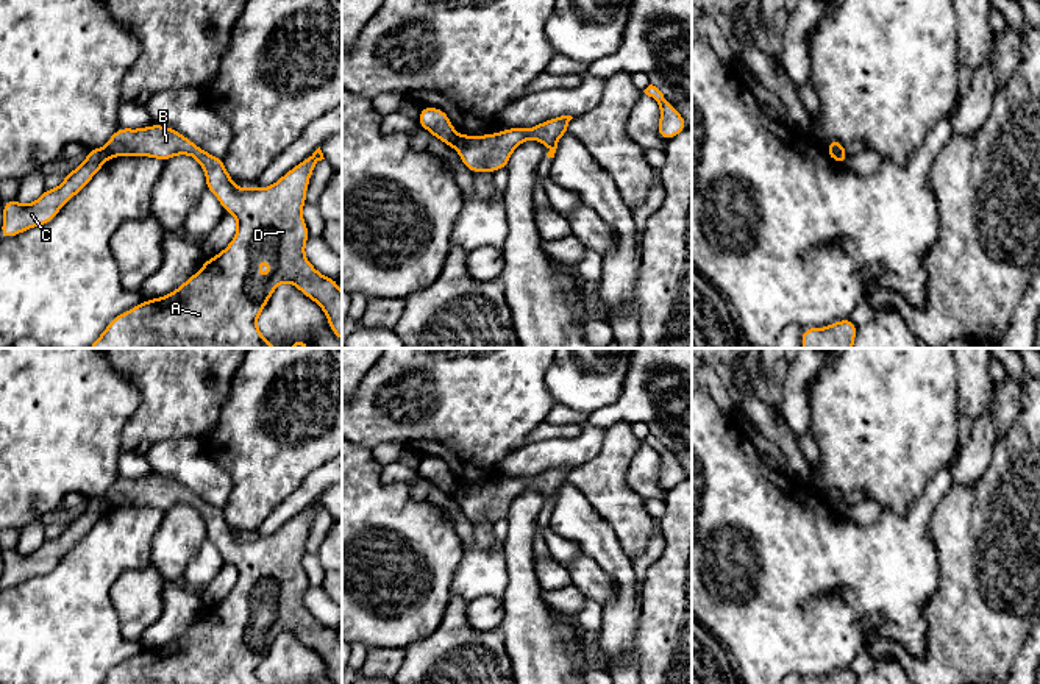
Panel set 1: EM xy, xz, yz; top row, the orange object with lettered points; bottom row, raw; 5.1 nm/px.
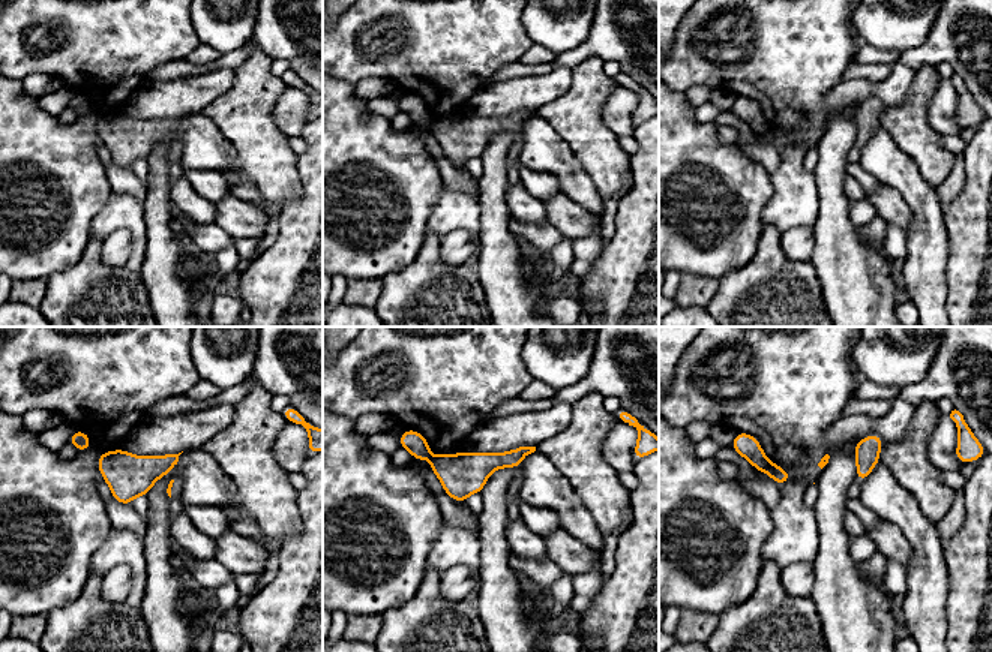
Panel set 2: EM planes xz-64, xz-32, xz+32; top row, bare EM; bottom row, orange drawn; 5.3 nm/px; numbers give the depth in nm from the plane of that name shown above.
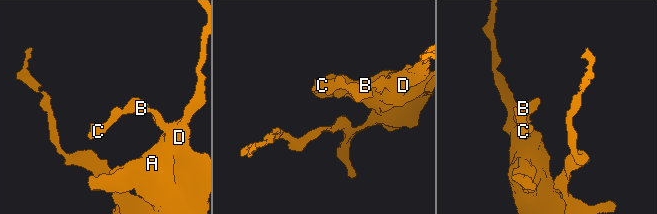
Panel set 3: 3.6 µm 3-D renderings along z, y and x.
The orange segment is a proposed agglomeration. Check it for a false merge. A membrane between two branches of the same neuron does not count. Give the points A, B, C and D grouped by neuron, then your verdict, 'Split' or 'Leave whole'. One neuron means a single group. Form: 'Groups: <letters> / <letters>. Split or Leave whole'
Groups: A B D / C. Split

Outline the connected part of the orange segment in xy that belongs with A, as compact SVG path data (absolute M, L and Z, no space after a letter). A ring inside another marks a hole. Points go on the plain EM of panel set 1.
M150 475L139 479L117 478L103 497L109 508L150 506L169 511L175 504L189 504L198 511L206 525L206 540L212 542L225 562L237 570L237 581L228 597L173 642L144 650L141 654L114 667L103 684L261 684L256 670L273 640L281 632L292 632L326 664L334 684L342 684L342 642L334 628L323 626L305 606L305 593L311 587L301 559L306 554L306 539L315 514L323 508L320 497L303 512L290 518L272 536L239 539L231 529L223 509L209 504L180 481ZM258 612L272 615L267 626L258 623Z

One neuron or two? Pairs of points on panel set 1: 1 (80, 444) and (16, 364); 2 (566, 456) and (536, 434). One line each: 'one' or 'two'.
1: one
2: two

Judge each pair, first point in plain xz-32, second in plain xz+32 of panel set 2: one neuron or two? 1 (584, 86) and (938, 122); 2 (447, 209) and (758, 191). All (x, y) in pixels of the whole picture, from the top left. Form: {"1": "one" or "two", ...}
{"1": "two", "2": "two"}

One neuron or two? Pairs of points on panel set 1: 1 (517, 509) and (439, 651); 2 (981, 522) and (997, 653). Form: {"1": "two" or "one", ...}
{"1": "two", "2": "one"}

